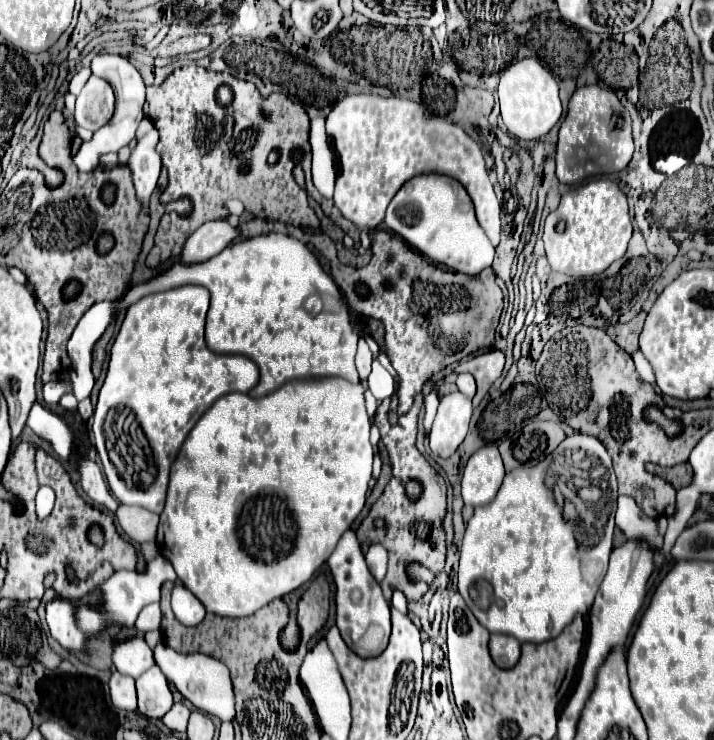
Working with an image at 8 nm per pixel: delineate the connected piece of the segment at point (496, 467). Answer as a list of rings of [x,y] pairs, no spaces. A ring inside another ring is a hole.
[[[485,444],[465,464],[463,472],[463,500],[469,506],[483,506],[491,502],[503,482],[505,470],[498,445]]]

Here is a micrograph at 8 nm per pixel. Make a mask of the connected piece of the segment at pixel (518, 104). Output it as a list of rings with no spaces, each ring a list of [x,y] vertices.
[[[523,58],[511,64],[501,76],[497,96],[499,96],[501,116],[507,130],[513,136],[523,140],[533,140],[547,134],[561,116],[561,100],[559,100],[557,82],[551,76],[551,72],[547,72],[535,58]]]

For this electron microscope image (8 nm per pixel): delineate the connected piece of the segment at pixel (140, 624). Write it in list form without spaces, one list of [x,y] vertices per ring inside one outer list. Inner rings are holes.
[[[153,603],[151,605],[145,606],[138,615],[137,624],[135,628],[141,634],[145,632],[159,630],[161,623],[161,608],[160,603]]]

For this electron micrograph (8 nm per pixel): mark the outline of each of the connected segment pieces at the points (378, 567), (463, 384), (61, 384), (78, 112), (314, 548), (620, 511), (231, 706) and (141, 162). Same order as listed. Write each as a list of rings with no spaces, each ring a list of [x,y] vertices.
[[[373,544],[367,550],[365,558],[367,558],[367,566],[369,566],[371,574],[375,576],[377,582],[381,582],[383,576],[385,576],[385,572],[387,572],[387,550],[381,544]]]
[[[459,374],[457,376],[457,388],[463,394],[467,394],[469,398],[473,398],[473,394],[475,394],[475,380],[473,380],[473,376],[471,374]]]
[[[51,381],[43,385],[43,399],[47,404],[57,404],[63,394],[73,392],[70,381]]]
[[[91,76],[77,96],[75,104],[75,122],[81,128],[91,132],[105,126],[113,116],[113,88],[99,76]]]
[[[323,378],[323,380],[287,382],[279,390],[261,398],[249,398],[247,394],[233,392],[219,398],[189,432],[187,440],[181,446],[179,456],[171,466],[167,504],[165,504],[165,510],[161,512],[157,546],[159,546],[159,552],[173,564],[181,584],[201,600],[207,612],[217,616],[227,616],[227,618],[251,616],[271,600],[281,598],[297,590],[305,582],[309,582],[315,570],[331,556],[341,534],[353,524],[353,520],[363,510],[365,496],[367,496],[367,482],[371,478],[373,448],[369,442],[371,420],[365,410],[365,396],[363,396],[365,390],[367,386],[361,382],[351,384],[343,378]]]
[[[631,496],[617,498],[615,524],[627,540],[645,540],[647,546],[653,546],[653,550],[661,550],[663,536],[657,530],[657,520],[645,516]]]
[[[157,644],[153,648],[155,664],[163,670],[165,678],[201,712],[207,712],[211,716],[217,716],[221,720],[233,720],[235,718],[235,700],[233,700],[233,688],[229,670],[223,662],[219,662],[213,656],[207,654],[181,654],[165,644]]]
[[[153,128],[141,140],[137,140],[135,148],[131,150],[131,158],[127,162],[133,174],[137,198],[145,206],[149,204],[149,196],[155,190],[161,172],[161,154],[157,152],[157,144],[159,144],[159,132]]]

